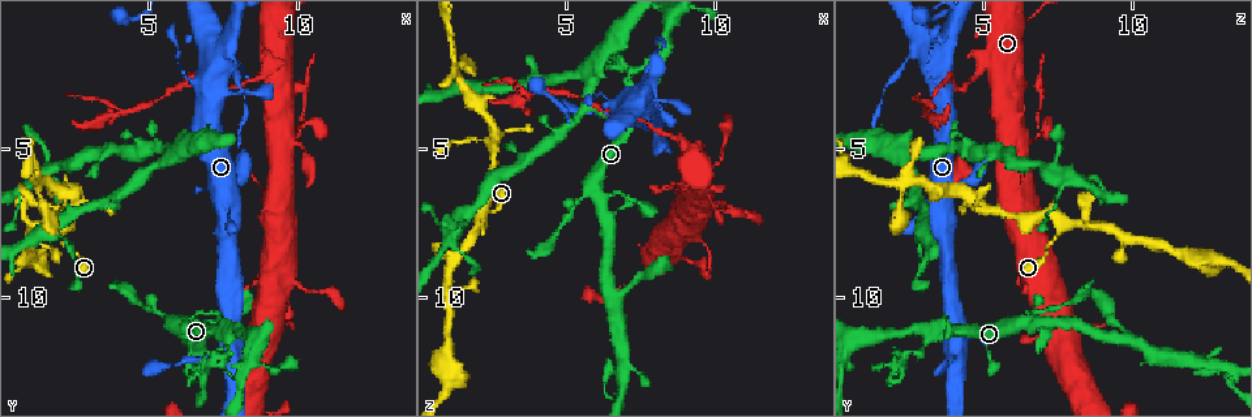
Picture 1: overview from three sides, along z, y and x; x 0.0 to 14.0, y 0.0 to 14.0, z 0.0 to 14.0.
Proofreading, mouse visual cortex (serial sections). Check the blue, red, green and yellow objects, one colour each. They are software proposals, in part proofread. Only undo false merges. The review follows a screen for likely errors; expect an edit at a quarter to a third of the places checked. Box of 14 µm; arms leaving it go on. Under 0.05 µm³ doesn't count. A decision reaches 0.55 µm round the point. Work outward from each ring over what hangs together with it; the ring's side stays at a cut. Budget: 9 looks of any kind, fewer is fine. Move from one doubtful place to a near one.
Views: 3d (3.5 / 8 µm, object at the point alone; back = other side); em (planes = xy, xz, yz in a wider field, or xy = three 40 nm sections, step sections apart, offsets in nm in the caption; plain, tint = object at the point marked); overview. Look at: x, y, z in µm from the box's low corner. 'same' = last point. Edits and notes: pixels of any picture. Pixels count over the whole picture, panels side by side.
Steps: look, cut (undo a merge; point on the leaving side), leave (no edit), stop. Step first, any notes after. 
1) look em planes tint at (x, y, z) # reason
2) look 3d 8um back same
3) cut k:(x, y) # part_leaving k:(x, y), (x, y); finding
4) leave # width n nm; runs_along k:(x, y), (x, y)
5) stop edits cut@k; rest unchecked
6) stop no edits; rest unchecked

look 3d 8um at (6.3, 10.9, 7.3) # branch point

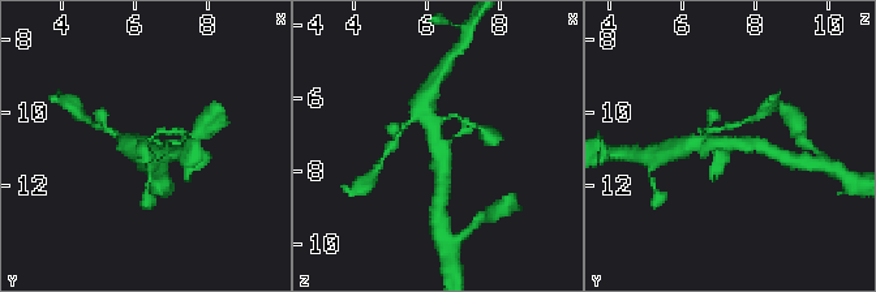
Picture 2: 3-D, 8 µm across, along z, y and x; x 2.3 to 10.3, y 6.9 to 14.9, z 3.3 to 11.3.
look 3d 3.5um at (6.2, 10.8, 7.2) # zoom in

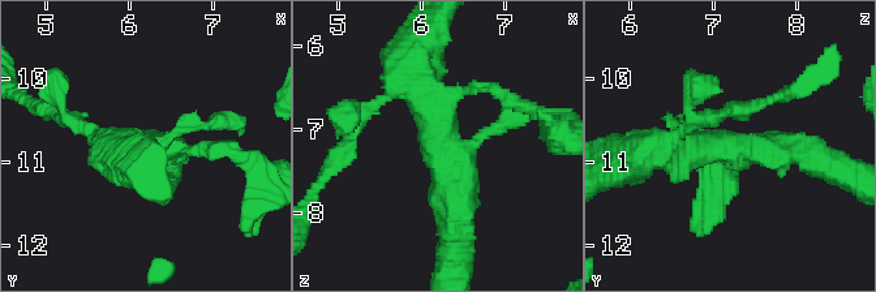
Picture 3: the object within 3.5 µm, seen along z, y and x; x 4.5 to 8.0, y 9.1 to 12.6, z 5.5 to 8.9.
look em xy step 2 tint at (6.25, 10.80, 7.25) # arms 3; arm_widths 200, 400, 500 nm; need the tissue

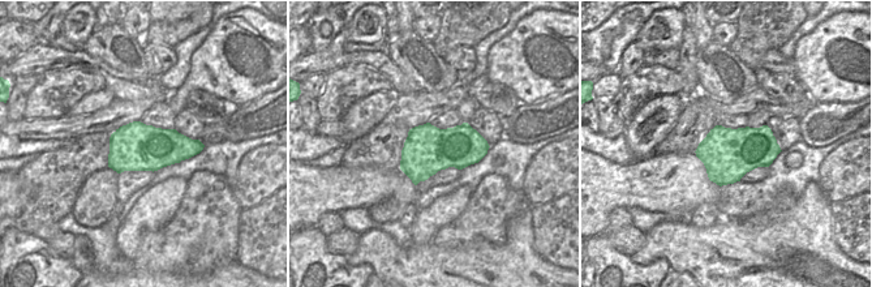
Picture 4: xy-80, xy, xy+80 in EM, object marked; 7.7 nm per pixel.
leave # runs_along 3:(415, 71), (455, 180), (455, 233); continuous, no second cell

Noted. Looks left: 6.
look 3d 8um at (8.3, 2.8, 4.5) # a narrow waist

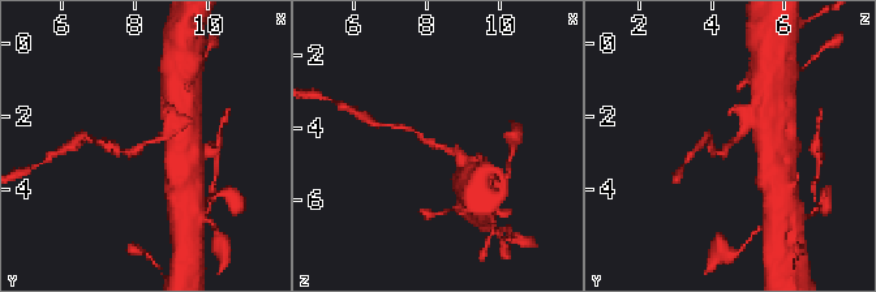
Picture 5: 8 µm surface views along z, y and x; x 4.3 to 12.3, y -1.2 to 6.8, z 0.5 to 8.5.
look 3d 3.5um back at (8.3, 2.8, 4.5)

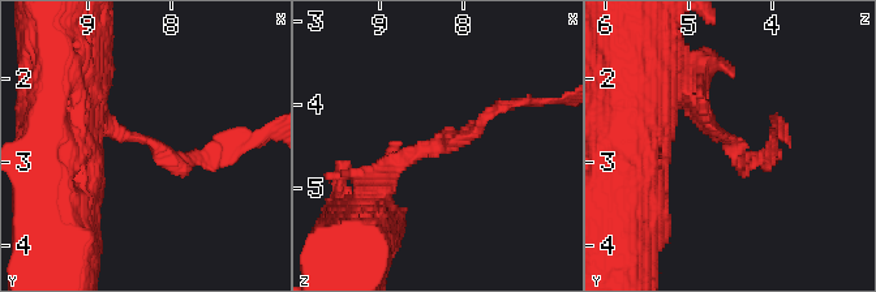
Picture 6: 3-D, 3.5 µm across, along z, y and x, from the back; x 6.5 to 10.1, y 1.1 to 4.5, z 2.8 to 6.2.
look em xy step 3 tint at (8.35, 2.75, 4.55) # arm_widths 150, 300 nm

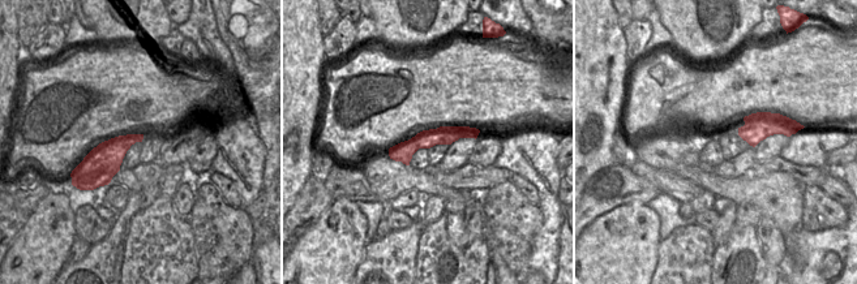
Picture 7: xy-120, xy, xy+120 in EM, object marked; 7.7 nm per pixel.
cut 6:(184, 164) # part_leaving 6:(147, 142), (188, 166), (248, 138); two cells meet here

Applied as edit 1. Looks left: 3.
look 3d 3.5um at (10.1, 4.5, 6.9) # branch point

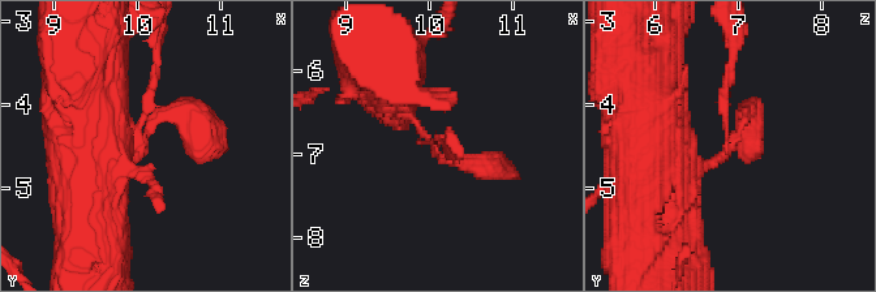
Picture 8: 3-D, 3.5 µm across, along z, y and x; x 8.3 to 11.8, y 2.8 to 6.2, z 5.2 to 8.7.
cut 8:(151, 87) # part_leaving 8:(142, 124), (154, 85), (158, 37); two cells meet here

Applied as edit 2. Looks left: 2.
stop edits cut@6, cut@8; rest unchecked

